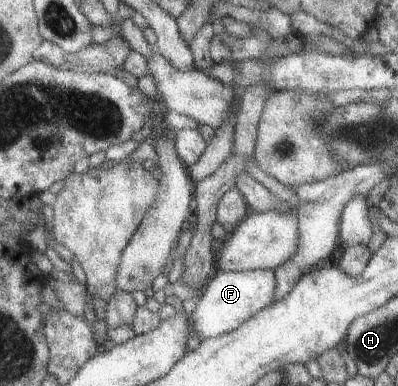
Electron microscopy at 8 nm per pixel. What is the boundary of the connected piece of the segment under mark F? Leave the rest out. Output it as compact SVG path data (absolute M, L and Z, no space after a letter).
M275 270L216 271L202 290L199 301L189 314L193 320L194 334L201 340L217 337L236 330L275 300L277 278Z

